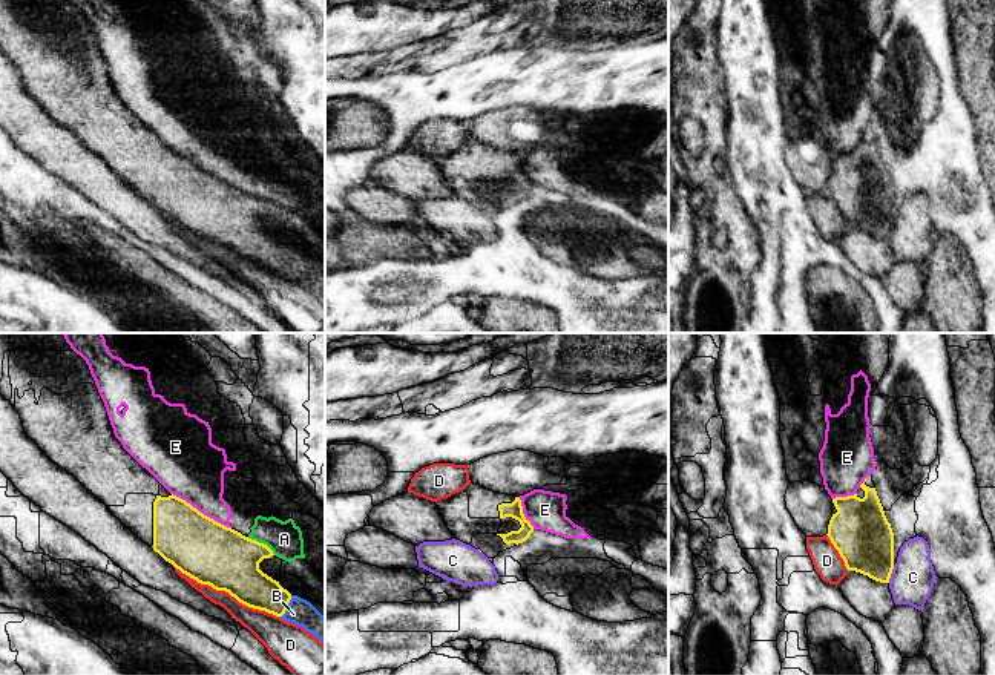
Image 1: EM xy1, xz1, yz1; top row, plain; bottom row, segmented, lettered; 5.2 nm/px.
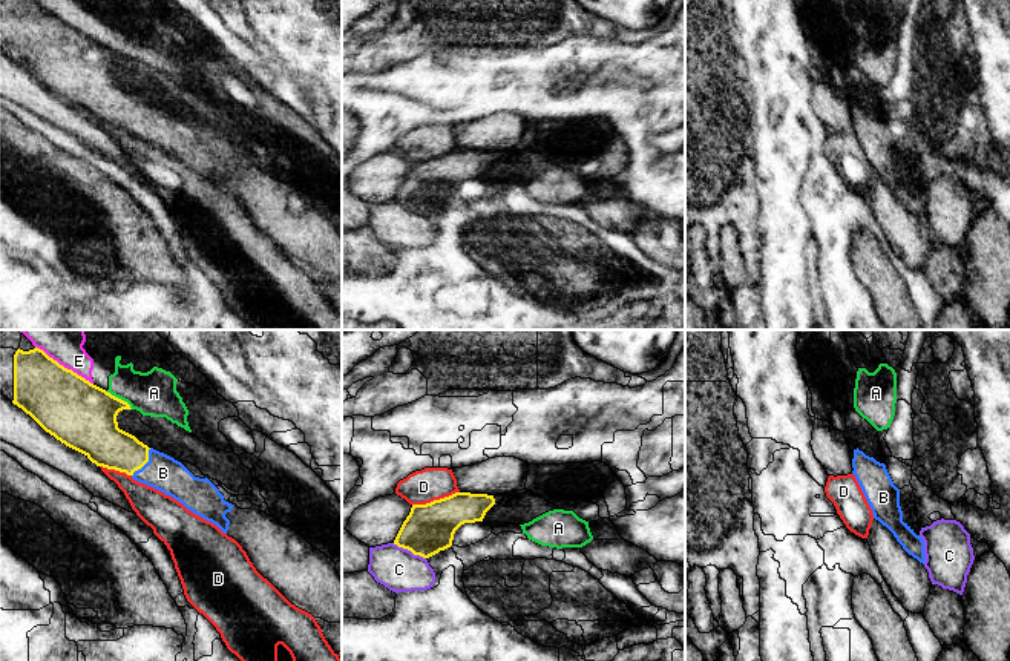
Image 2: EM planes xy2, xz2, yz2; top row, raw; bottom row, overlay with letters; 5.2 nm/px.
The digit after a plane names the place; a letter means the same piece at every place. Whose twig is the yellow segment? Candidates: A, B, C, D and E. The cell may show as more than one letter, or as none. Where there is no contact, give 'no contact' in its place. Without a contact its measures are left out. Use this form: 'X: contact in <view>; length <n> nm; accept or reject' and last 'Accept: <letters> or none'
A: contact in xy1; length 180 nm; reject
B: contact in xy2; length 180 nm; accept
C: contact in xz2; length 190 nm; reject
D: contact in xy1; length 650 nm; reject
E: contact in xy1; length 360 nm; reject
Accept: B

